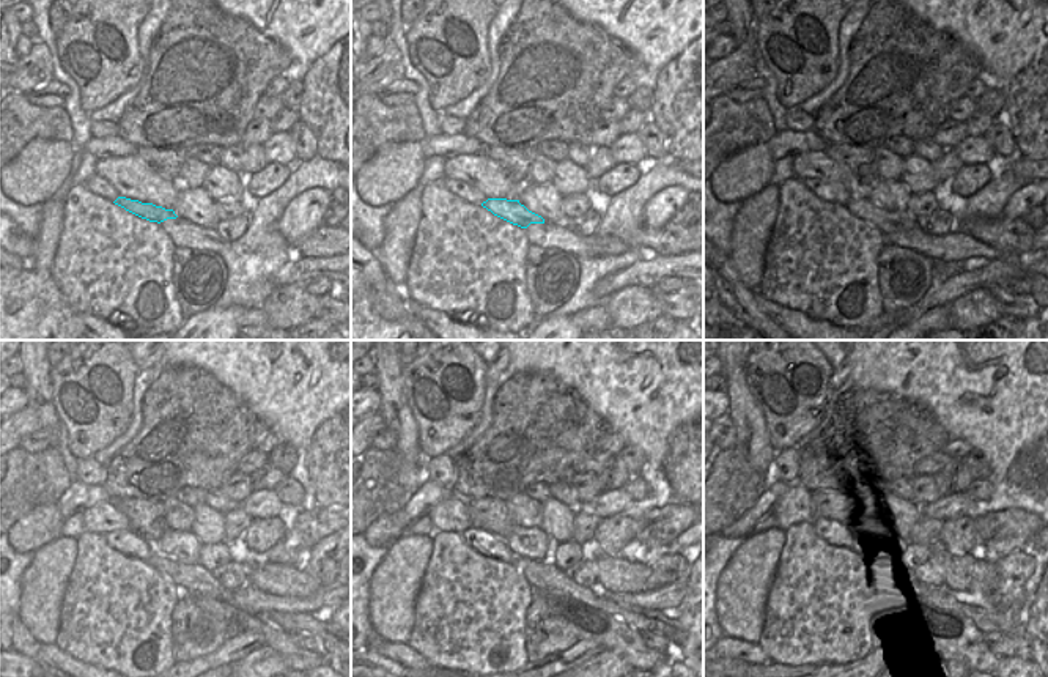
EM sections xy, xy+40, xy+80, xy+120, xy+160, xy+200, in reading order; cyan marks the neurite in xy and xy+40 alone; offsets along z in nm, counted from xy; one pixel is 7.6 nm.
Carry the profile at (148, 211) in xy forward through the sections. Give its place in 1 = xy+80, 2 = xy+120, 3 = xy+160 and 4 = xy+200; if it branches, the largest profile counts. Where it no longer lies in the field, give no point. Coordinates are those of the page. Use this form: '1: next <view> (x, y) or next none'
1: next xy+80 (889, 222)
2: next xy+120 (191, 578)
3: next xy+160 (543, 575)
4: next xy+200 (881, 567)

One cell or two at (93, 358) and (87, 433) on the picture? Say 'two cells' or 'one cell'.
one cell

